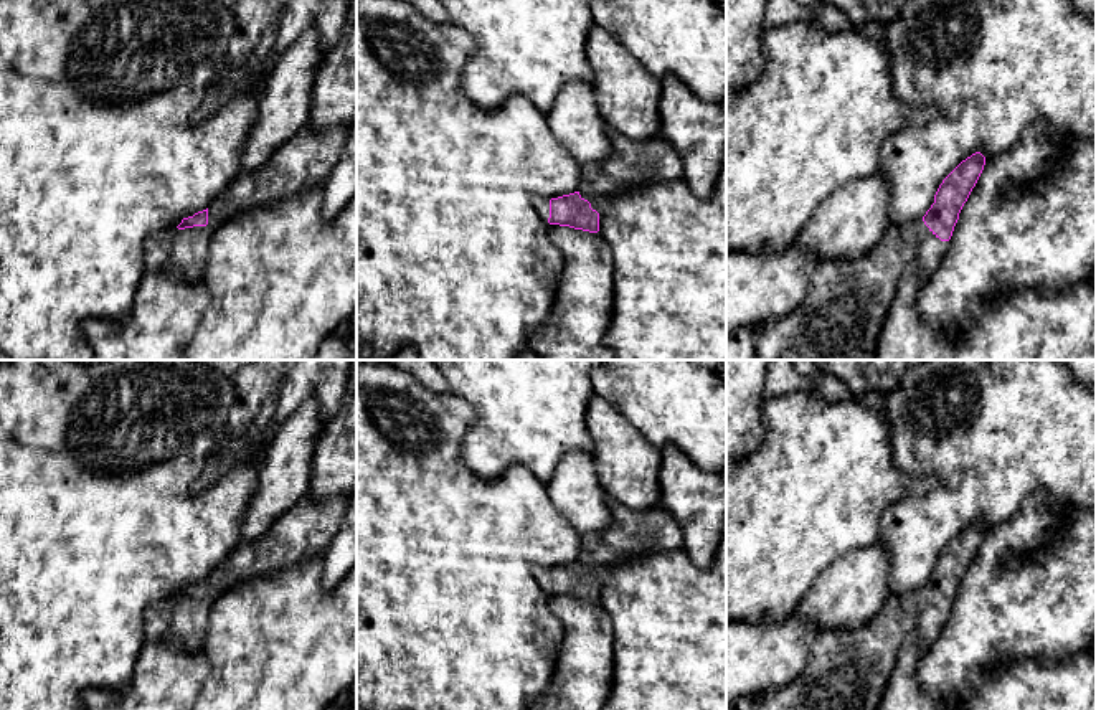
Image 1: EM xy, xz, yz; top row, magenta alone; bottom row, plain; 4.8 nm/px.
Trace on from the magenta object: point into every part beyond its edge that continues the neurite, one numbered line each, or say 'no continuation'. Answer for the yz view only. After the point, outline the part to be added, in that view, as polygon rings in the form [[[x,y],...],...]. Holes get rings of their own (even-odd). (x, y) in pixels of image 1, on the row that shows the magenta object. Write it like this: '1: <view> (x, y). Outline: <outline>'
1: yz (840, 317). Outline: [[[923,221],[886,228],[878,244],[857,259],[817,264],[801,304],[782,319],[768,320],[758,334],[756,360],[876,360],[878,342],[903,276],[914,267],[921,286],[941,264],[949,241],[941,241]]]

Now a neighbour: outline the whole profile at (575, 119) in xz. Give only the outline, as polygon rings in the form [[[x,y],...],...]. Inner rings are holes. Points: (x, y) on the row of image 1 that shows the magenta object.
[[[566,83],[545,117],[558,142],[581,165],[602,160],[609,154],[607,122],[591,84]]]

